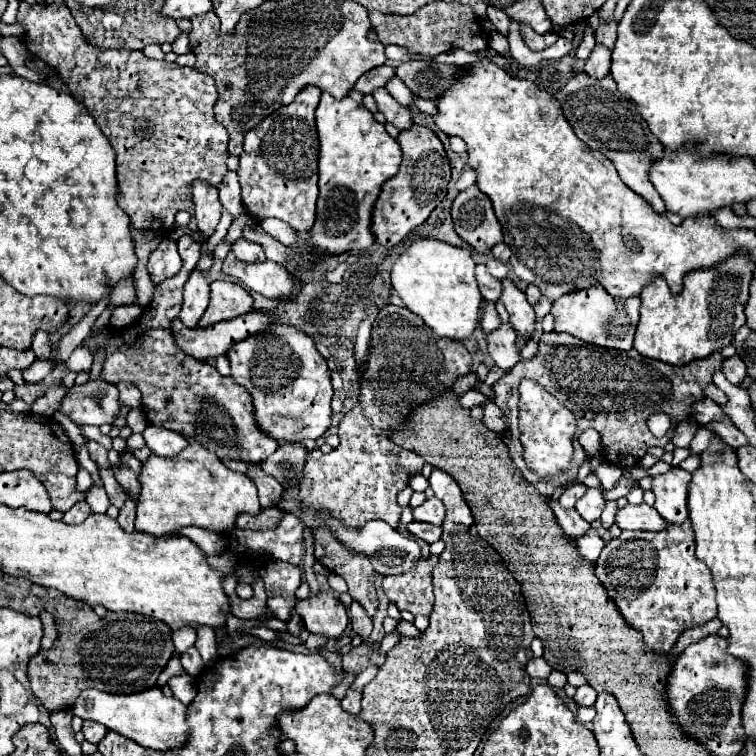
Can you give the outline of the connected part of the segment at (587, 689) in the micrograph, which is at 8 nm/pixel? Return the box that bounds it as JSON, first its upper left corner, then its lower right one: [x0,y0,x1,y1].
[574,685,596,705]

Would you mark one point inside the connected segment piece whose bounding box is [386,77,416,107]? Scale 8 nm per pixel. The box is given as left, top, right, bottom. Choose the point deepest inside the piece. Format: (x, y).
(398, 90)

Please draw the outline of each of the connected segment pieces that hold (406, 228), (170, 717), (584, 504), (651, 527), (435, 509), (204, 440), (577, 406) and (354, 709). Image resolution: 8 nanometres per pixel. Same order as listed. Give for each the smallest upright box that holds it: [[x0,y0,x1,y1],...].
[[372,125,450,247],[72,687,188,751],[576,489,606,523],[616,503,668,531],[412,497,446,527],[84,235,278,463],[492,331,724,497],[342,689,360,715]]

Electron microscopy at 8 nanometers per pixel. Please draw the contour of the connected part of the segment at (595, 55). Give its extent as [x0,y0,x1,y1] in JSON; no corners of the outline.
[584,45,610,79]

